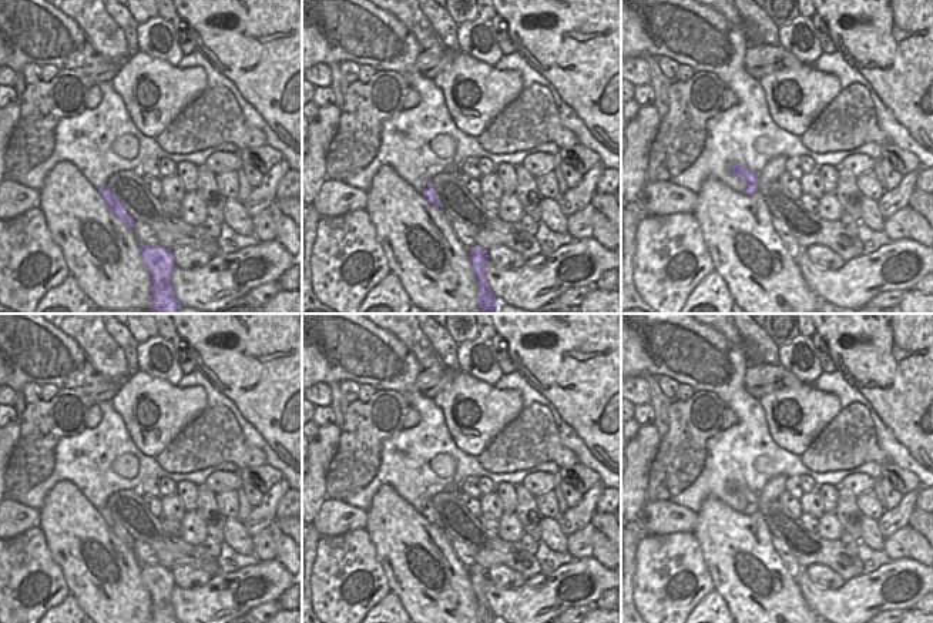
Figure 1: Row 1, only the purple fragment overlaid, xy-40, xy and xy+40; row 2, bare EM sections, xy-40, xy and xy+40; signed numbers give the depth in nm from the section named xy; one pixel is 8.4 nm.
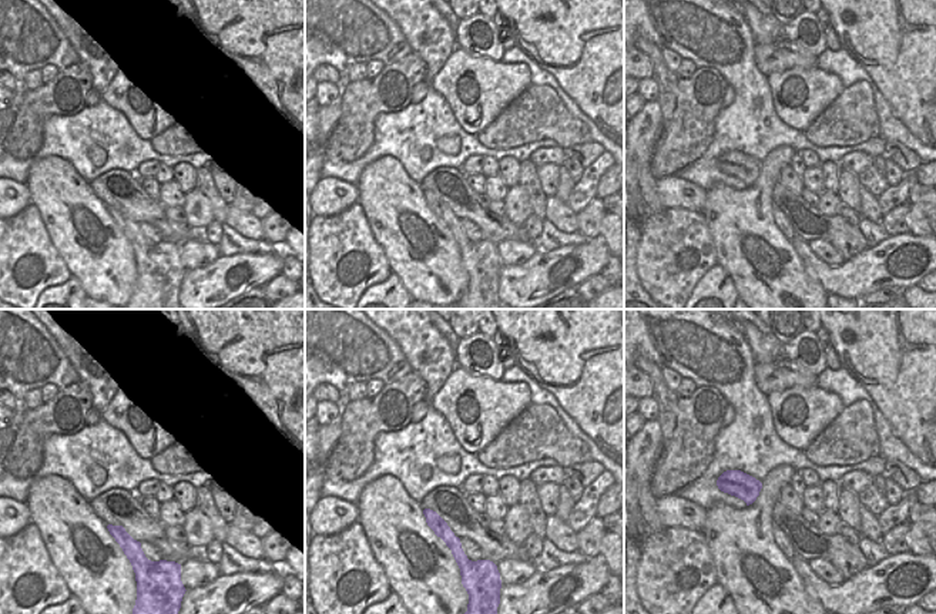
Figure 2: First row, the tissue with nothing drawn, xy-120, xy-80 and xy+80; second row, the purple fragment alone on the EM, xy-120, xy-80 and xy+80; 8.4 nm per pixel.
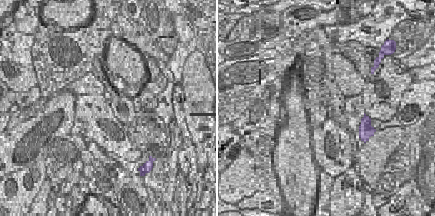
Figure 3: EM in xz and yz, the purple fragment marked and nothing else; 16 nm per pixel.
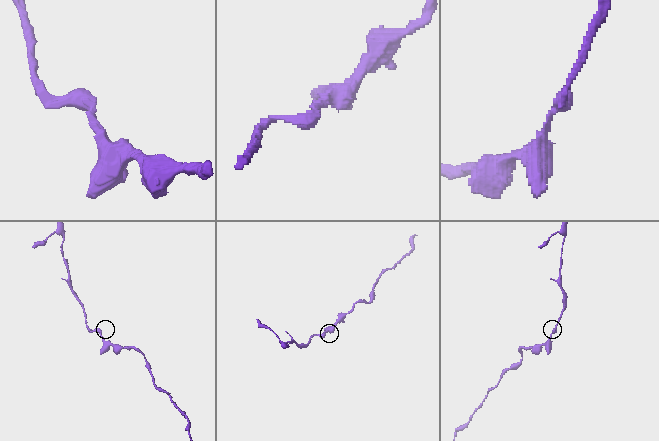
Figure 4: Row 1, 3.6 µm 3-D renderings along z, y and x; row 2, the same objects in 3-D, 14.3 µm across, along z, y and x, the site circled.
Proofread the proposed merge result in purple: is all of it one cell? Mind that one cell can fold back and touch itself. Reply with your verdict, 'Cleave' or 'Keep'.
Keep

